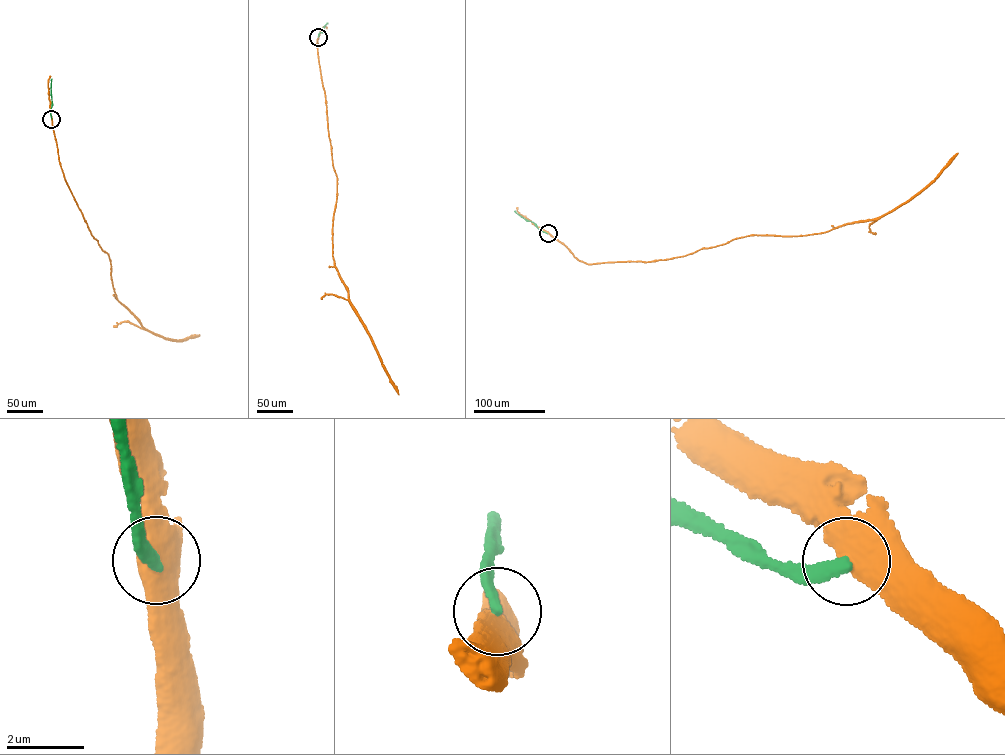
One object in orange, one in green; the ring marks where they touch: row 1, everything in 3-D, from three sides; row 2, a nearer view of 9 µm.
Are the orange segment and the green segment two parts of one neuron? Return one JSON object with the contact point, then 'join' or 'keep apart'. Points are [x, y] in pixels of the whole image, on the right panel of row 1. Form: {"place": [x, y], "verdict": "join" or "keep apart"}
{"place": [548, 233], "verdict": "keep apart"}

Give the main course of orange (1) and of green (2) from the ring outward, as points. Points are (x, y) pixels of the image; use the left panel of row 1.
1: (51, 119), (64, 177), (91, 235), (109, 257), (118, 301), (145, 329), (164, 338), (179, 340)
2: (51, 119), (52, 78)

